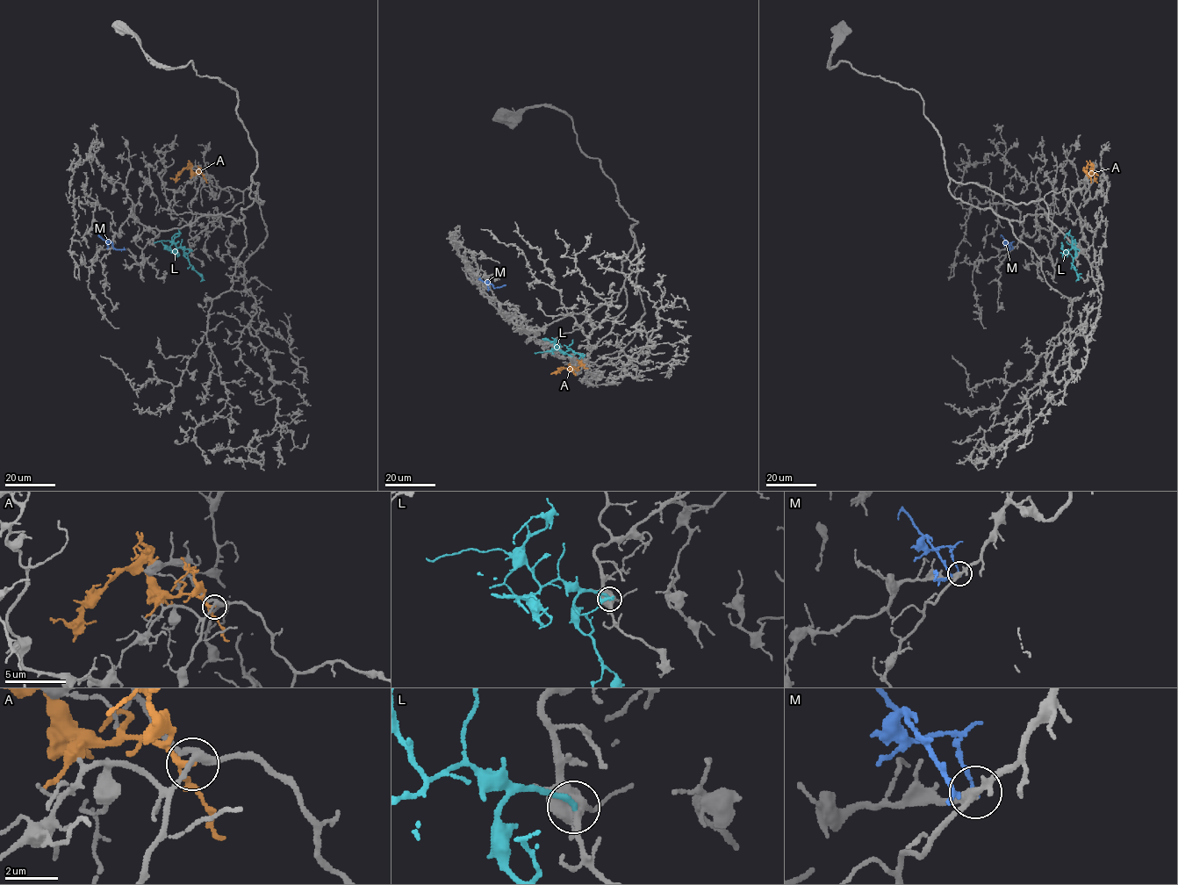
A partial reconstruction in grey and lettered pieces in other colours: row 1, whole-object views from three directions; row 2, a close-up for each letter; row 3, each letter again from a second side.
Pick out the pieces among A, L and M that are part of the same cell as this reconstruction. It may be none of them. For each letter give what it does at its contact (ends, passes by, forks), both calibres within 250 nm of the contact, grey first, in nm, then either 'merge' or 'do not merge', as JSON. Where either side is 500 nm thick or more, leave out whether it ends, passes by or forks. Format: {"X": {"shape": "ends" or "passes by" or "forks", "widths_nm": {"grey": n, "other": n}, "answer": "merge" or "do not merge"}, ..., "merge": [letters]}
{"A": {"shape": "passes by", "widths_nm": {"grey": 240, "other": 160}, "answer": "do not merge"}, "L": {"shape": "ends", "widths_nm": {"grey": 440, "other": 220}, "answer": "merge"}, "M": {"shape": "ends", "widths_nm": {"grey": 280, "other": 130}, "answer": "do not merge"}, "merge": ["L"]}

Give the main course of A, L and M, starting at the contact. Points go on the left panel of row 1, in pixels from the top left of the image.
A: (204, 176), (184, 168), (175, 179), (170, 177)
L: (190, 250), (185, 249), (183, 255), (202, 277), (200, 281)
M: (107, 248), (109, 241), (115, 248), (125, 249)

